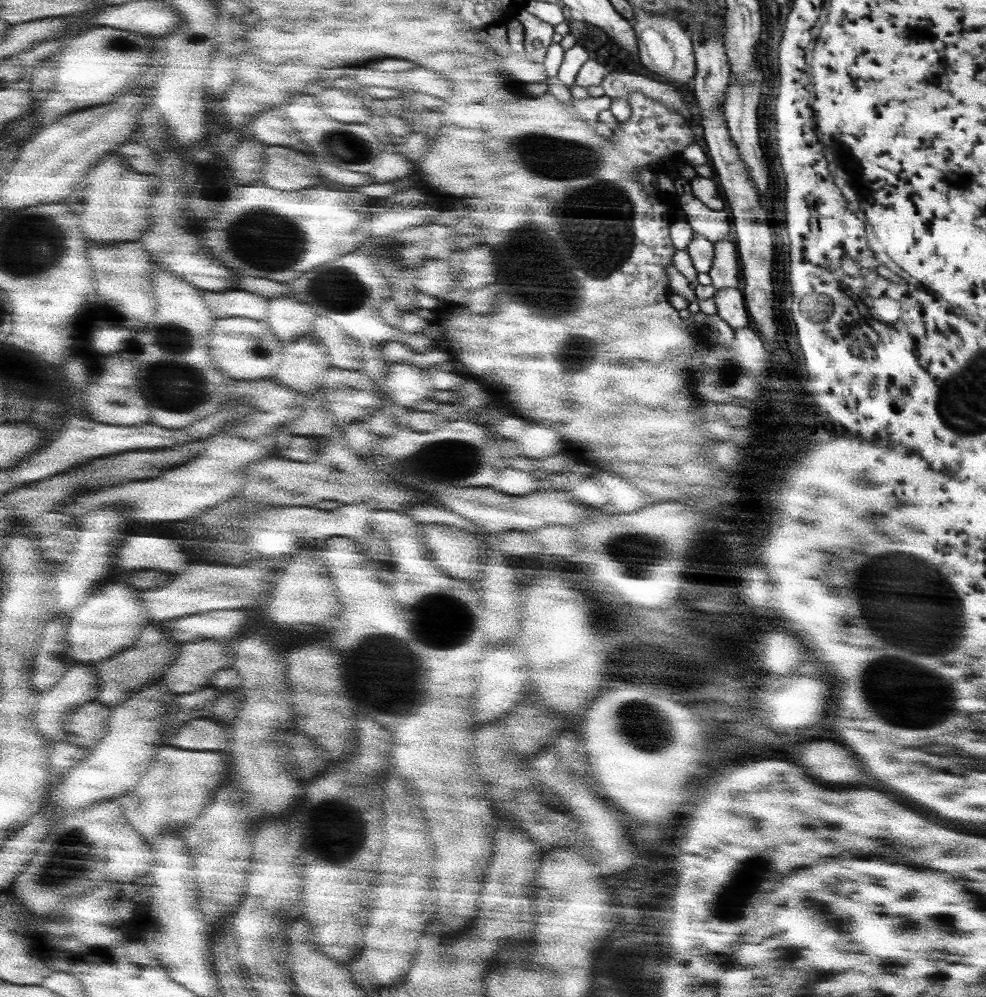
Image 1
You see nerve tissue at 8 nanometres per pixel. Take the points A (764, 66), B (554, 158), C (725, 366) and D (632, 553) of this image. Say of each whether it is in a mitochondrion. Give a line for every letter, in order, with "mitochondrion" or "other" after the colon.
A: other
B: mitochondrion
C: mitochondrion
D: mitochondrion

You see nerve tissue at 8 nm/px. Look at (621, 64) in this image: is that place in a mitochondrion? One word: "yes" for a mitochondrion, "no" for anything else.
no

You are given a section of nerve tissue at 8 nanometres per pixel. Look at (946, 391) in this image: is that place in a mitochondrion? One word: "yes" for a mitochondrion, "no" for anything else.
no

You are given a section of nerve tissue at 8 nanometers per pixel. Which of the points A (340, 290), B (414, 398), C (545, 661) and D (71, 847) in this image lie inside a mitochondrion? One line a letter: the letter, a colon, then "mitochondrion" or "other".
A: mitochondrion
B: other
C: other
D: mitochondrion

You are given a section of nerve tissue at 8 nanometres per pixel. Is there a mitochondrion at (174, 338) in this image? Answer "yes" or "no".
yes

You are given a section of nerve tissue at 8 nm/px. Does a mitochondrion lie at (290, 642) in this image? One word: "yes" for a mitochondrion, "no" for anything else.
no

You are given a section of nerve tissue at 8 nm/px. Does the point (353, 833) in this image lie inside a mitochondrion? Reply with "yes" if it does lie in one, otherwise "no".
yes

